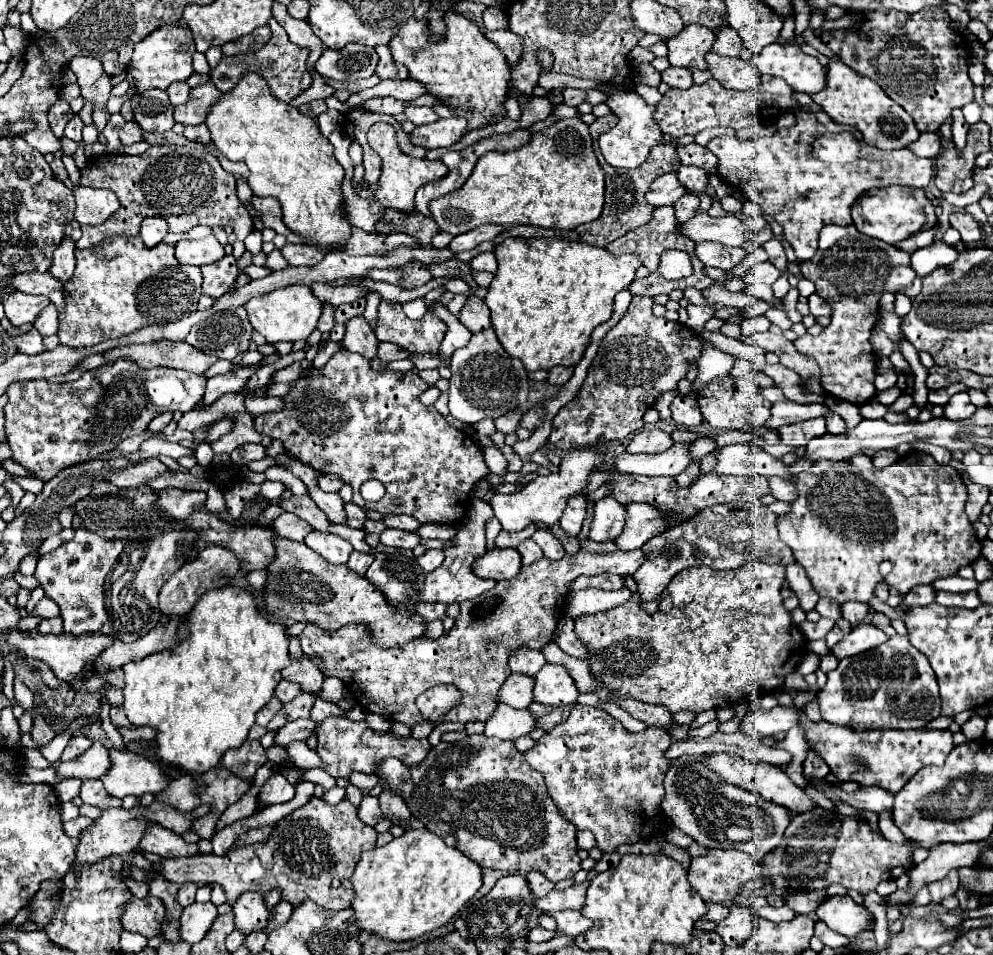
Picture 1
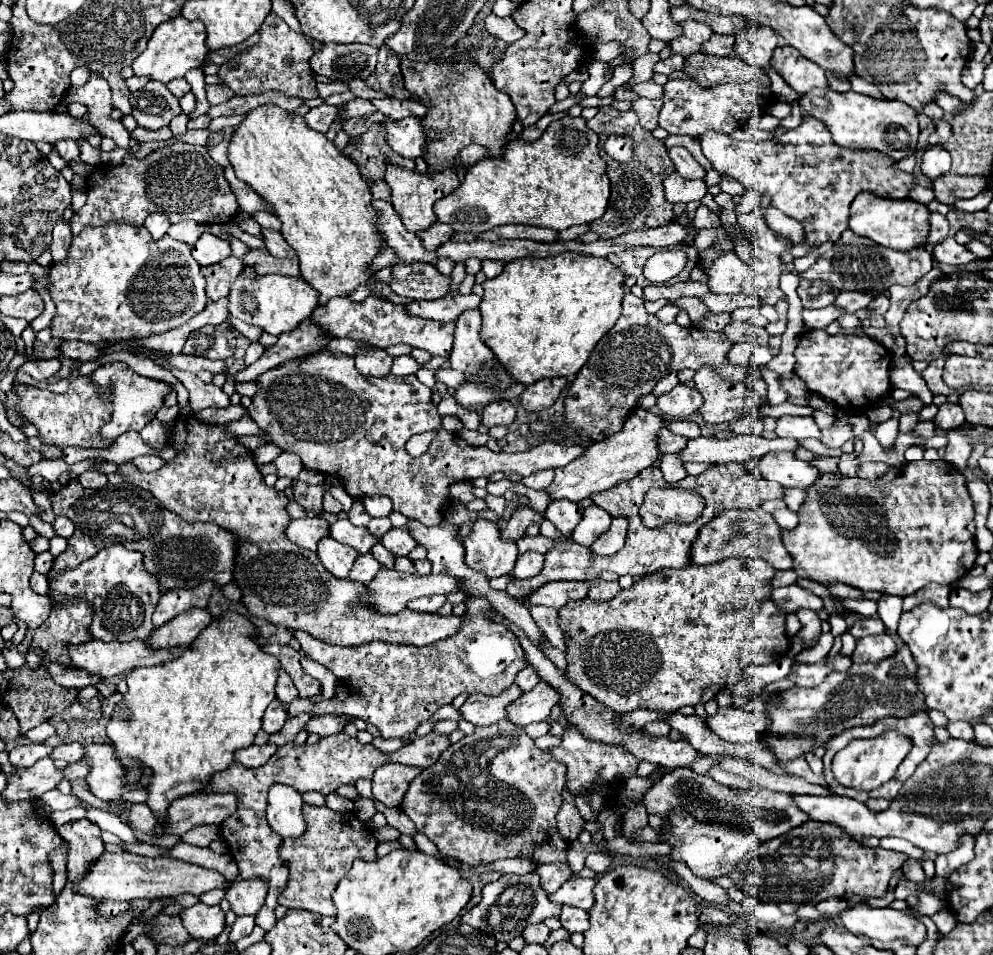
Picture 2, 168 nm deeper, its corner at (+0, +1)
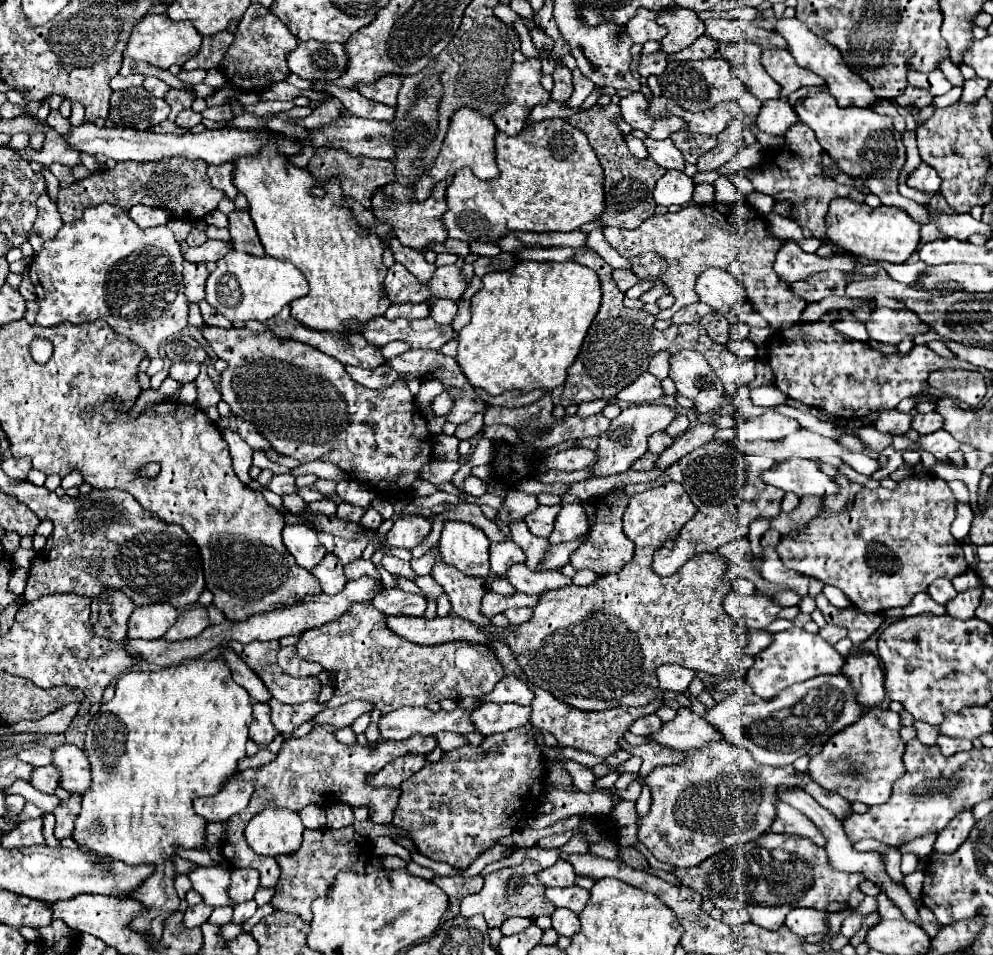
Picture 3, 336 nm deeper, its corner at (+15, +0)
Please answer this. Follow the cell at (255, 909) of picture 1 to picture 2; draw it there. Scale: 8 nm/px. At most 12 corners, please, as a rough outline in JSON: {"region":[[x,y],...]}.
{"region":[[265,878],[239,880],[225,898],[237,916],[255,916],[265,902]]}

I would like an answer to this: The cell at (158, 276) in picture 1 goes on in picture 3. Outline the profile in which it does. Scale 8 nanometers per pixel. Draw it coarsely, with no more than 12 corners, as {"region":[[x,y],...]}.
{"region":[[88,207],[30,263],[36,323],[102,319],[162,369],[182,249]]}

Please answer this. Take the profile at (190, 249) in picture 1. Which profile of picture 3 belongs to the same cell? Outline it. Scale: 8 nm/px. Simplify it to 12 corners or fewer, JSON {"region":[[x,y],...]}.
{"region":[[208,239],[184,251],[190,263],[222,259],[230,247],[224,241]]}

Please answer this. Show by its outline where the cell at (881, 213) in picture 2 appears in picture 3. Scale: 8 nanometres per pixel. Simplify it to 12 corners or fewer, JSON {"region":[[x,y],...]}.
{"region":[[834,199],[828,239],[870,261],[904,263],[920,225],[898,207]]}

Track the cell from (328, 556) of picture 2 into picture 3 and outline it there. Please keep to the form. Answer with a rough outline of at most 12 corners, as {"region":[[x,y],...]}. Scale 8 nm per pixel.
{"region":[[326,553],[310,573],[328,595],[346,585],[340,559]]}

